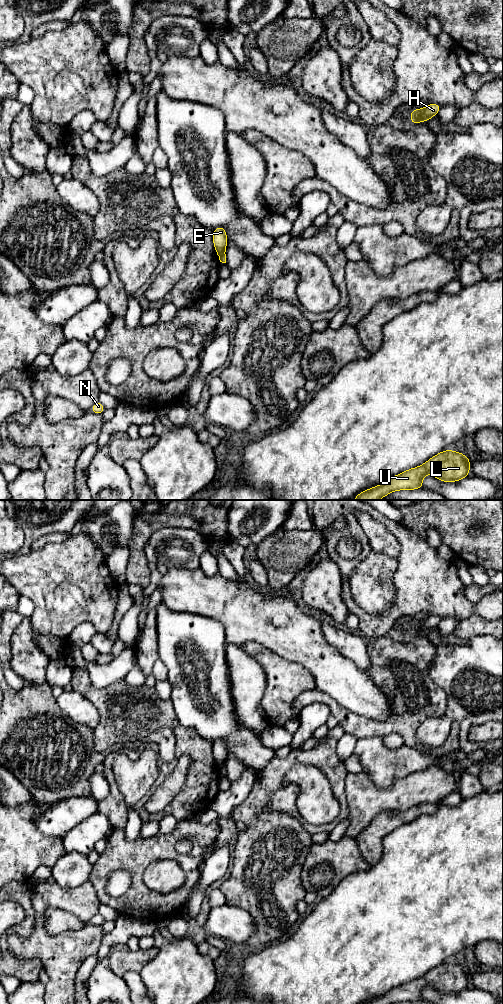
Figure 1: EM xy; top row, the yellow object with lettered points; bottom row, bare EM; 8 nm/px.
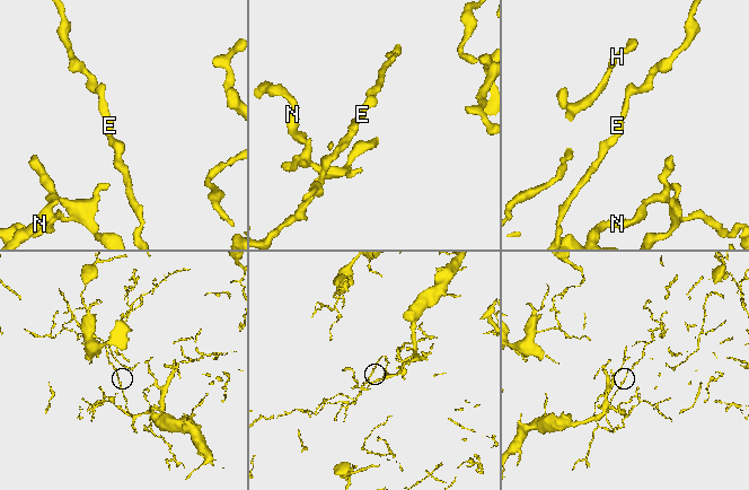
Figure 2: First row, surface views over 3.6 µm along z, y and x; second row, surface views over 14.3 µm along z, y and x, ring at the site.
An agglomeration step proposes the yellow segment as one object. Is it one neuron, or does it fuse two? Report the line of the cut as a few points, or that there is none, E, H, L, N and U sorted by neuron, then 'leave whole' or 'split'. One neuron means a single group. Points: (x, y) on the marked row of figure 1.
cut in xy along (224, 250), (217, 253); E / H L N U; split

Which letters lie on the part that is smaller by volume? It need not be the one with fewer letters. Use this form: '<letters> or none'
E

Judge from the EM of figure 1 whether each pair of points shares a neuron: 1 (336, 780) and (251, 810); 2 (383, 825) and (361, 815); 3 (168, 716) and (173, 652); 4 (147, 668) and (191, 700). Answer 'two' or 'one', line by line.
1: one
2: two
3: two
4: two

